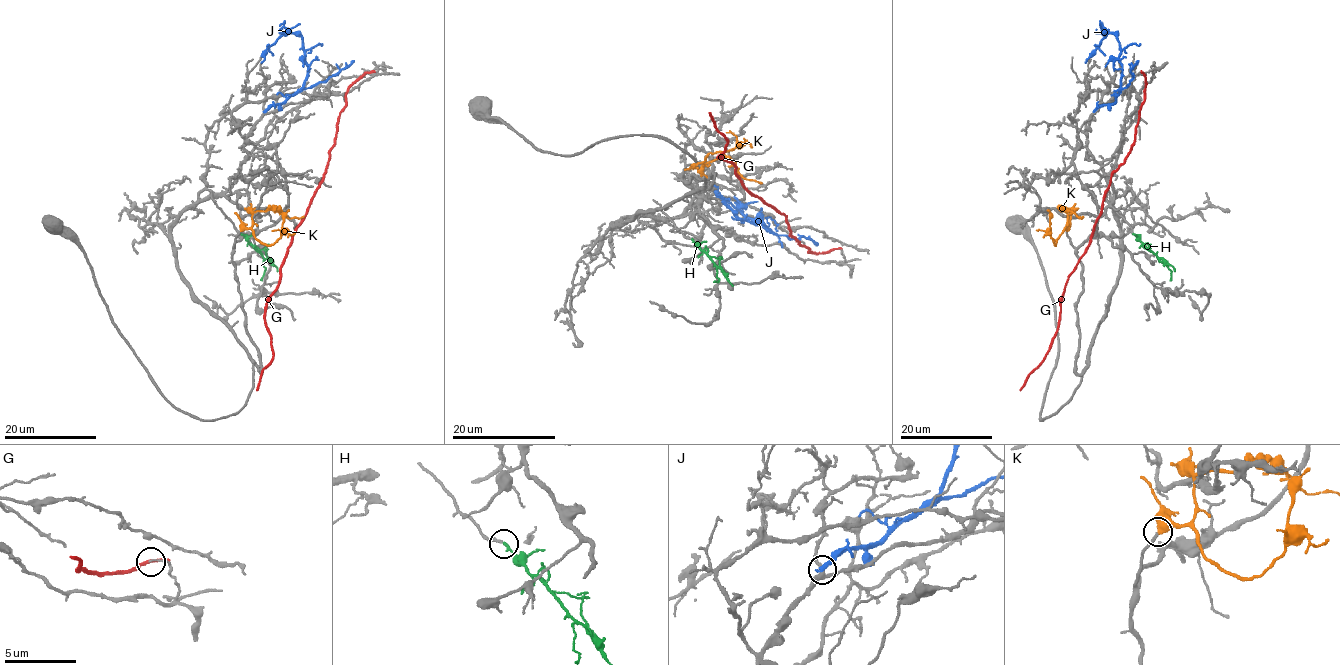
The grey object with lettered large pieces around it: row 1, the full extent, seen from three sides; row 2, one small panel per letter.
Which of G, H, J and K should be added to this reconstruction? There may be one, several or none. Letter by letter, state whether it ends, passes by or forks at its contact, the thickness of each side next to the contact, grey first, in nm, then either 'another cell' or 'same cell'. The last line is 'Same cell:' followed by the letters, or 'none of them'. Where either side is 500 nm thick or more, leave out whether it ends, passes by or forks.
G: it passes by | 90/220 nm | another cell
H: it ends | 240/200 nm | same cell
J: it ends | 280/280 nm | another cell
K: 170/550 nm | same cell
Same cell: H, K

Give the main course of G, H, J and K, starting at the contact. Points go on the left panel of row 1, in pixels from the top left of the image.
G: (368, 73), (346, 93), (320, 186), (295, 232), (265, 312), (273, 358), (261, 373), (257, 390)
H: (241, 234), (262, 256), (265, 271), (260, 280)
J: (265, 111), (287, 101), (303, 86), (307, 64), (302, 37), (284, 33), (266, 50), (261, 63)
K: (241, 231), (252, 225), (252, 213), (272, 209), (280, 210), (288, 218), (304, 216)

